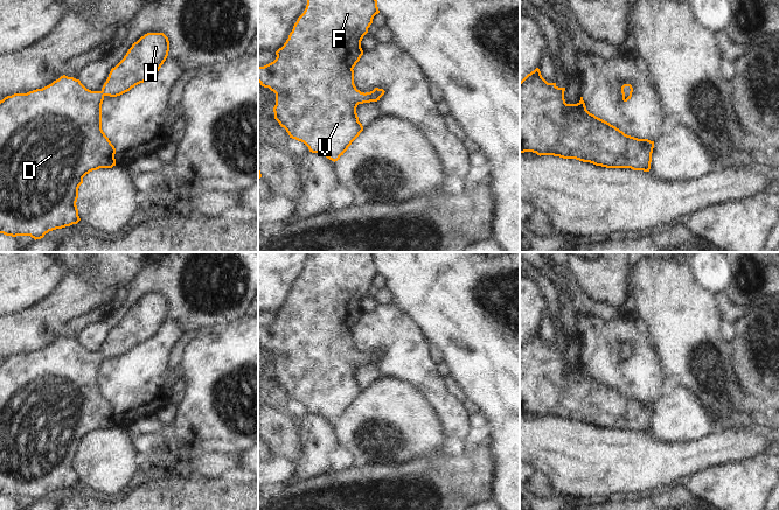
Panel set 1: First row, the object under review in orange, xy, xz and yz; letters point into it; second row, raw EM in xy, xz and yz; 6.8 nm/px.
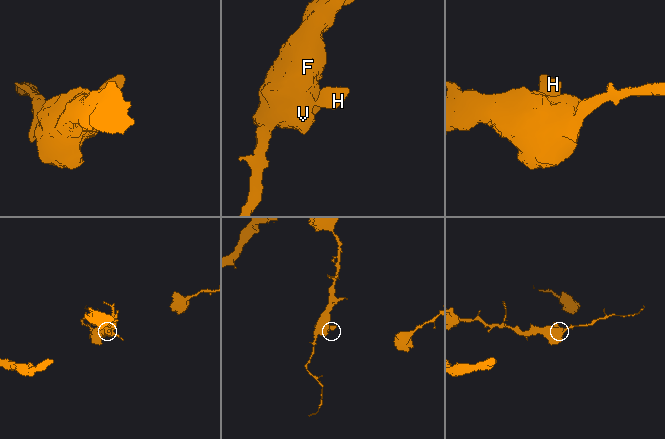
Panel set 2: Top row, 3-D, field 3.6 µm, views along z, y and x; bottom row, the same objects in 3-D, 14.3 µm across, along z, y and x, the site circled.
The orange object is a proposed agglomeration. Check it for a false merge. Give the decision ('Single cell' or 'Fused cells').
Single cell.

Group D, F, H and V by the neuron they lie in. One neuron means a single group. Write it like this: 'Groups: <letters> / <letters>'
Groups: D F H V.

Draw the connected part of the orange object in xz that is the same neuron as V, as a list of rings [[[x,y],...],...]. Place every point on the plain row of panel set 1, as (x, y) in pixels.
[[[312,252],[306,270],[294,285],[288,300],[276,313],[276,321],[258,328],[258,343],[276,355],[274,380],[286,391],[290,399],[304,404],[309,413],[320,414],[334,424],[363,392],[356,375],[357,366],[377,363],[385,354],[375,349],[364,355],[354,345],[353,330],[363,316],[361,302],[378,274],[375,252]]]

